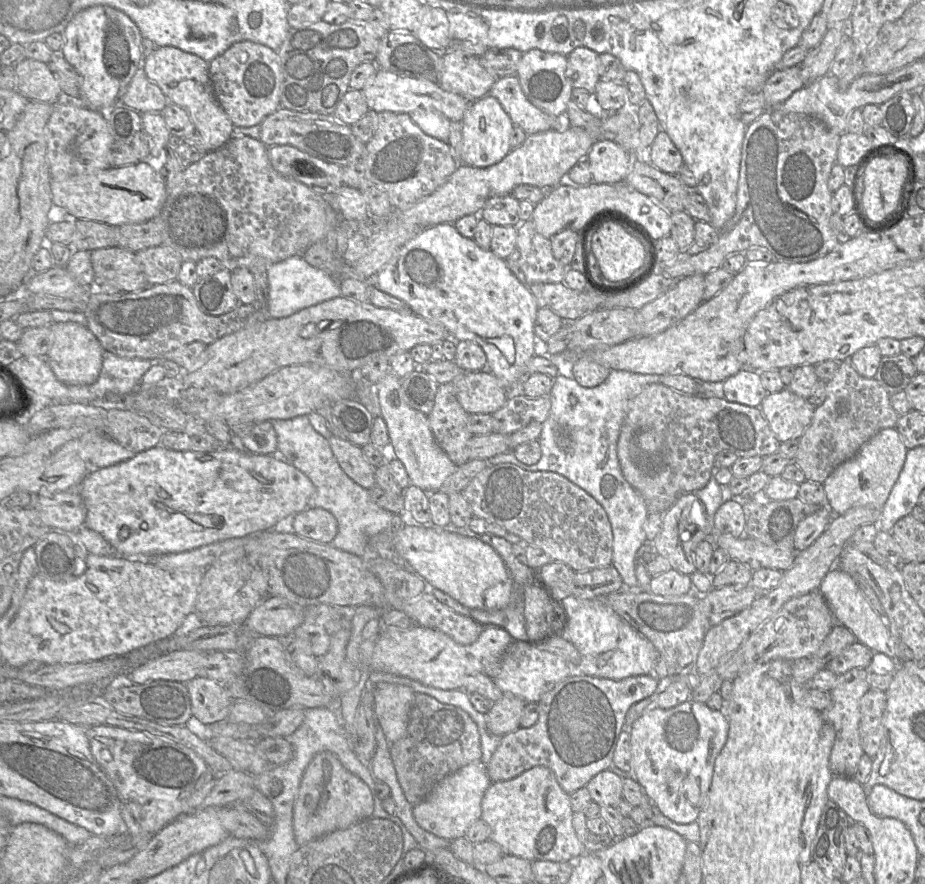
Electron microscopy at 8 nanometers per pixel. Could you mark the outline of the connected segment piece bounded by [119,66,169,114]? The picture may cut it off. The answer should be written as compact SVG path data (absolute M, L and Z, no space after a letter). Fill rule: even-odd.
M142 66L135 72L119 104L125 105L140 114L160 113L169 100L157 84L149 80Z

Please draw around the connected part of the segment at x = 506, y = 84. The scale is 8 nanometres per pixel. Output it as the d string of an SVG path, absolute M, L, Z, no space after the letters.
M516 75L497 79L489 94L500 102L513 124L522 128L527 135L571 127L565 113L556 117L533 105L525 96Z

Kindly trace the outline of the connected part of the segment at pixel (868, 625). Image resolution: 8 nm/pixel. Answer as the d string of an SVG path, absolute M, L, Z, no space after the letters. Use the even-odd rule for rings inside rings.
M834 567L823 578L819 591L829 605L836 623L840 623L851 630L856 640L867 646L874 653L884 653L891 658L895 658L895 643L888 625L884 618L873 610L856 580L851 575L839 567Z

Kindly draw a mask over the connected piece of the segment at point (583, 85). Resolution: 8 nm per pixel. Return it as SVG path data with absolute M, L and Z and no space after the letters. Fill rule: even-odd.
M587 47L575 48L567 56L566 75L573 88L595 93L600 80L598 54Z

